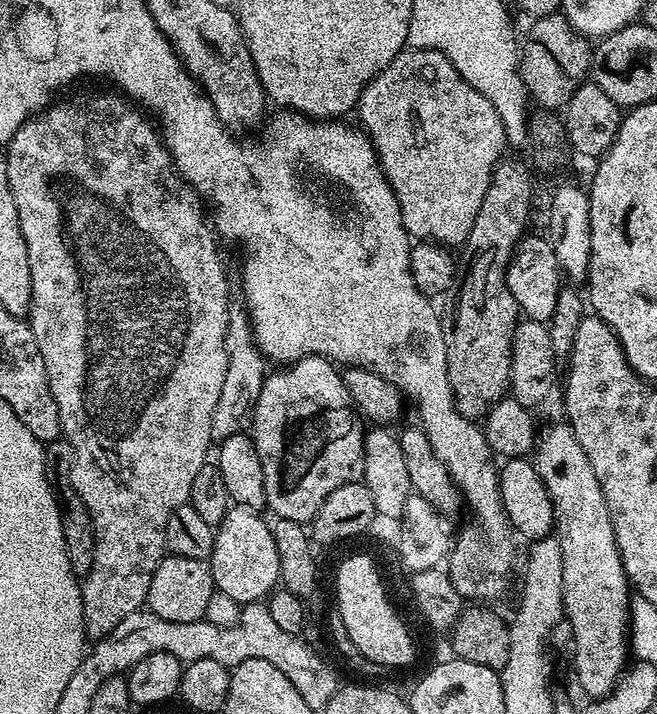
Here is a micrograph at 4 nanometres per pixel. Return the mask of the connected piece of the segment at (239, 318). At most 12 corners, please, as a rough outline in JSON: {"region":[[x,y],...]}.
{"region":[[229,307],[226,379],[212,439],[245,427],[262,390],[265,359],[247,311]]}

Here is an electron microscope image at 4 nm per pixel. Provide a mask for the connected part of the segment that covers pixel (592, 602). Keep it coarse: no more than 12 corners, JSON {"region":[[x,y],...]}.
{"region":[[567,422],[530,459],[562,546],[576,680],[630,660],[630,585],[594,466]]}

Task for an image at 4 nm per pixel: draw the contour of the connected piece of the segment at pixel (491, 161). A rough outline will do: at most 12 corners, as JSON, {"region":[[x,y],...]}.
{"region":[[409,47],[359,123],[409,237],[463,245],[505,155],[498,110]]}

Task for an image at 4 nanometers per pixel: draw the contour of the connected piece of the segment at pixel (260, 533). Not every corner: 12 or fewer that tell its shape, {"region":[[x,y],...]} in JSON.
{"region":[[229,507],[210,557],[215,591],[241,606],[280,578],[259,511]]}

